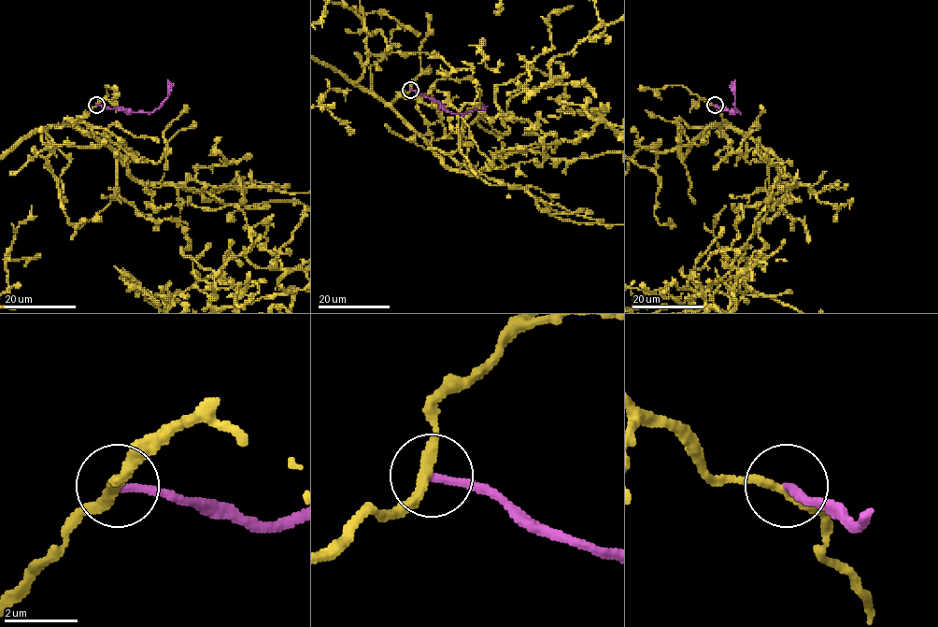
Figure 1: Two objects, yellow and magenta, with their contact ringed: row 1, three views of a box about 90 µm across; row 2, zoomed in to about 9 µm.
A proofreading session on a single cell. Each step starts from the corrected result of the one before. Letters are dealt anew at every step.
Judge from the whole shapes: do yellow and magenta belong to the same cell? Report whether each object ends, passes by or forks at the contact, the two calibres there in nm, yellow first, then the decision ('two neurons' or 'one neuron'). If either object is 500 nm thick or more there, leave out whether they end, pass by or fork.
yellow passes by; magenta ends; calibres 240 and 240 nm; two neurons

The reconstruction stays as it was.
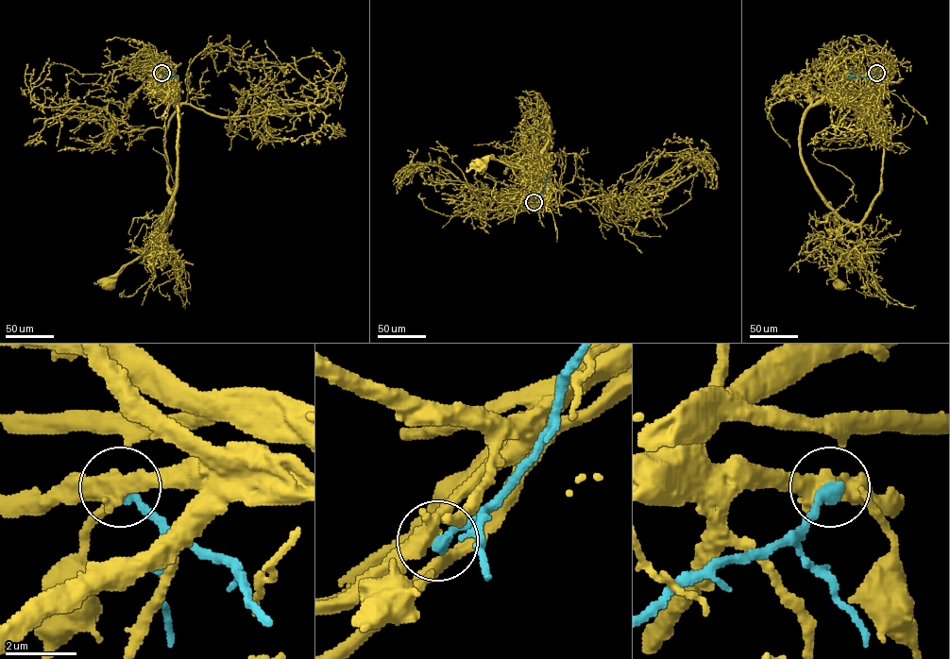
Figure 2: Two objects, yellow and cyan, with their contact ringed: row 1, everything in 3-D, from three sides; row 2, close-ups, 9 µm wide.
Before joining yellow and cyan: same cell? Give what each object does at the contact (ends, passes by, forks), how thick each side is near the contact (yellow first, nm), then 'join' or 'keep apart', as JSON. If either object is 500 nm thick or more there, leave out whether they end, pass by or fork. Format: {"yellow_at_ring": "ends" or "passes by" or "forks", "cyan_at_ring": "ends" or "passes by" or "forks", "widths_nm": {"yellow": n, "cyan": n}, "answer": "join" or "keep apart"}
{"yellow_at_ring": "forks", "cyan_at_ring": "ends", "widths_nm": {"yellow": 400, "cyan": 340}, "answer": "keep apart"}

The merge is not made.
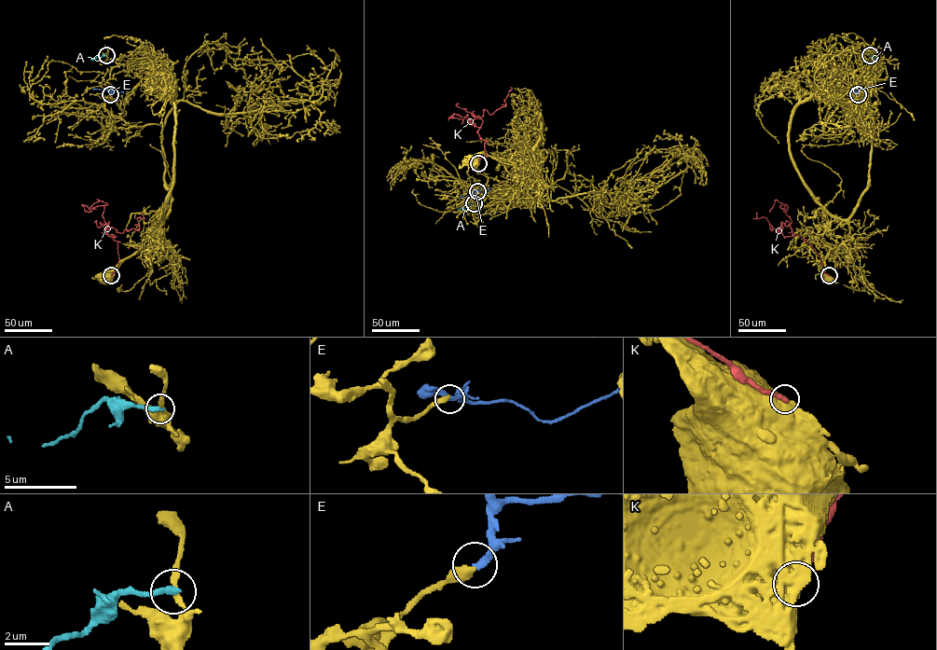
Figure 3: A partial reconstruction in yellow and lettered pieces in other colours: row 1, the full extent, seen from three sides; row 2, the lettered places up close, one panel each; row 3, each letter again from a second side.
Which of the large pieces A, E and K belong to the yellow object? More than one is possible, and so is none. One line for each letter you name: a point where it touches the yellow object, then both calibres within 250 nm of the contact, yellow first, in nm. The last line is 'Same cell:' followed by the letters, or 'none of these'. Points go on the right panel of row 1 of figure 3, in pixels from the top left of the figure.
E: (858, 94) | 360/280 nm
Same cell: E

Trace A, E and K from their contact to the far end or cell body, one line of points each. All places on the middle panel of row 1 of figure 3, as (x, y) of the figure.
A: (474, 203), (462, 209), (460, 207)
E: (476, 191), (460, 197)
K: (478, 163), (487, 141), (477, 132), (483, 120), (471, 113), (491, 115), (505, 105), (508, 90)

